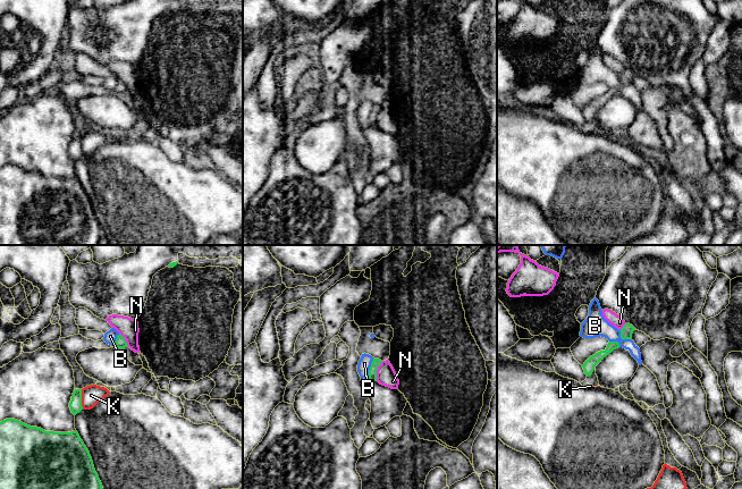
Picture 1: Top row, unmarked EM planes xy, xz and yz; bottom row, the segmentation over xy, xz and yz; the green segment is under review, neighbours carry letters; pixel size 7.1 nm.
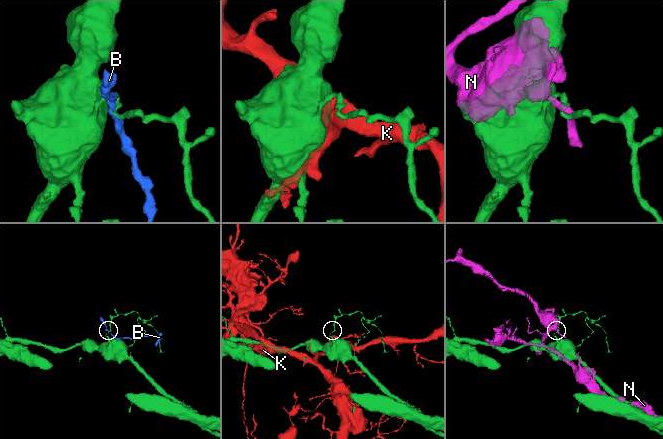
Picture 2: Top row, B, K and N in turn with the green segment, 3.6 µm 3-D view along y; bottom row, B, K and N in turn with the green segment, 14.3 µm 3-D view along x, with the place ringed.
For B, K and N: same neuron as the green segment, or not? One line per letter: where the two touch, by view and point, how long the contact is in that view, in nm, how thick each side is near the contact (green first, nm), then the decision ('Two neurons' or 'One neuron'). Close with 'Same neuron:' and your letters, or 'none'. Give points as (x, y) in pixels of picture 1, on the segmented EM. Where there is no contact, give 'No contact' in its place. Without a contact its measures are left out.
B: Touches green at xz (370, 368). Shared border 160 nm. Thickness 60 nm (green) against 90 nm. Two neurons
K: Touches green at xy (81, 399). Shared border 140 nm. Thickness 90 nm (green) against 140 nm. Two neurons
N: Touches green at xz (376, 371). Shared border 150 nm. Thickness 60 nm (green) against 140 nm. Two neurons
Same neuron: none

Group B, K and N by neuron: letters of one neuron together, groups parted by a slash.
B / K / N

